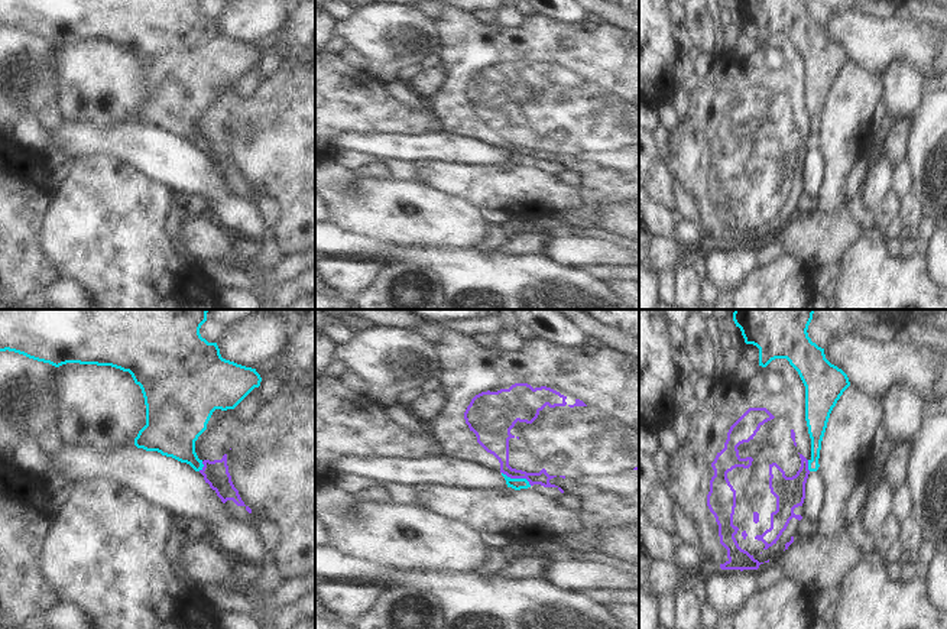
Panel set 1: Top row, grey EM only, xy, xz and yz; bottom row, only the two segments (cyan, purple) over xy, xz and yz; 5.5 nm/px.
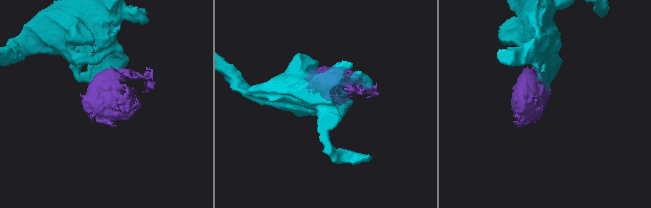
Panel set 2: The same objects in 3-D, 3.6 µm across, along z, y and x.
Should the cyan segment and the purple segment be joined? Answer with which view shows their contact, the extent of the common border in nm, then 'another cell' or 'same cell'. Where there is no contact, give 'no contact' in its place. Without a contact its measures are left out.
meets cyan in xz; contact 180 nm long; another cell

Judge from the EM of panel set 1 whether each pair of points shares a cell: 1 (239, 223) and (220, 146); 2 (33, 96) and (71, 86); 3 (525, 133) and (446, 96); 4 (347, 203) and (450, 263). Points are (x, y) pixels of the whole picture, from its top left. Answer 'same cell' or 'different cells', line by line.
1: different cells
2: different cells
3: same cell
4: different cells

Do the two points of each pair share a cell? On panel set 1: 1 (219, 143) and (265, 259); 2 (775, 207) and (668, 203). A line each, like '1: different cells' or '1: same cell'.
1: different cells
2: different cells

